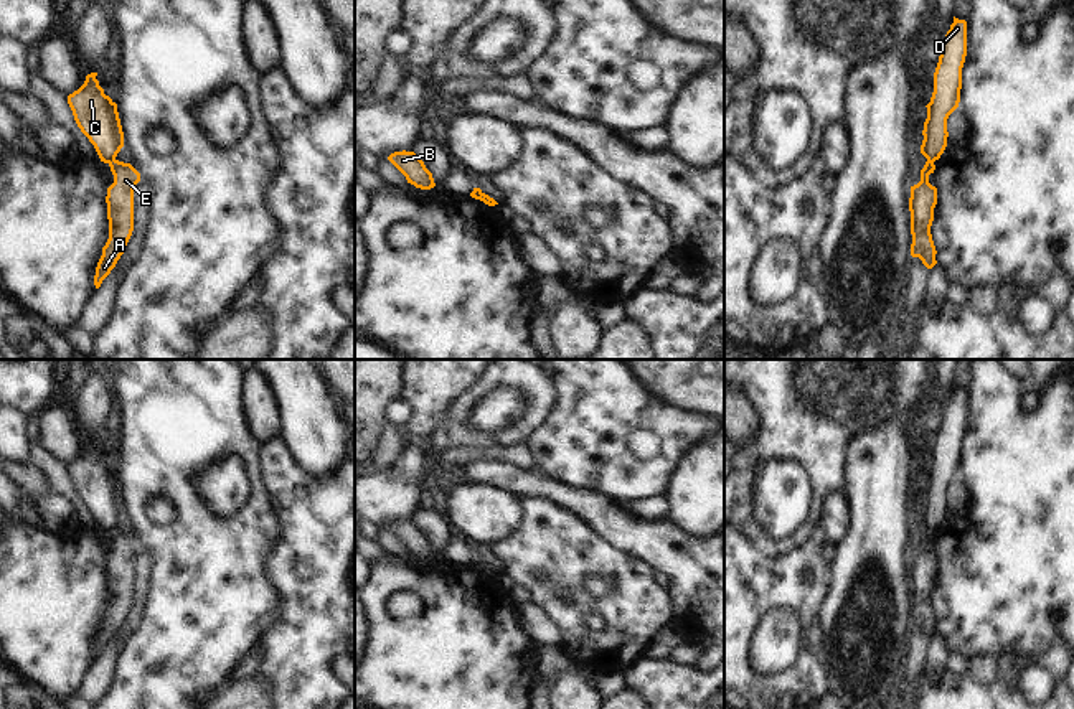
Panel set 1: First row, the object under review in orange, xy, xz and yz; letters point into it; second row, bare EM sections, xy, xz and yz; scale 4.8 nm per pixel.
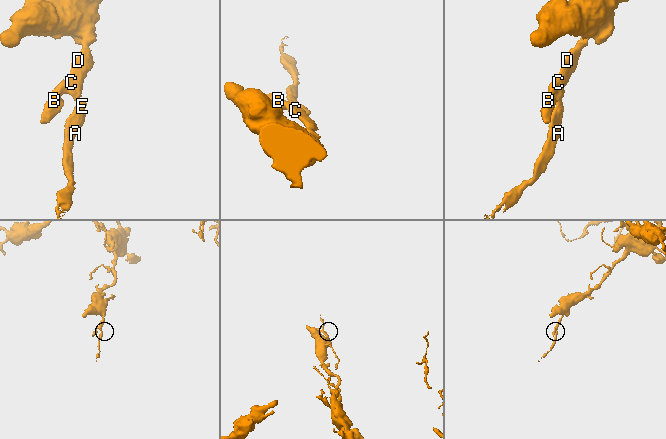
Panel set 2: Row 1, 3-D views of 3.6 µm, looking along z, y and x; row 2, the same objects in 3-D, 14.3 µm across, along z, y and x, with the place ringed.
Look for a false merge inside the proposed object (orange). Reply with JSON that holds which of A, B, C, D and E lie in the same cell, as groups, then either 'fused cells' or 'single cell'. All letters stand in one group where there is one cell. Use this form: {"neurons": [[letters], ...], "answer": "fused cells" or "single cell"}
{"neurons": [["A", "E"], ["B", "C", "D"]], "answer": "fused cells"}

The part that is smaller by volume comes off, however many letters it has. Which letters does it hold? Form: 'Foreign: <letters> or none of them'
Foreign: A, E

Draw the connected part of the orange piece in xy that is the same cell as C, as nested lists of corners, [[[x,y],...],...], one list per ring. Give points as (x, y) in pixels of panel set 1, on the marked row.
[[[97,73],[87,74],[84,84],[68,96],[68,104],[101,162],[111,163],[124,147],[124,132],[117,104],[104,94],[96,76]]]

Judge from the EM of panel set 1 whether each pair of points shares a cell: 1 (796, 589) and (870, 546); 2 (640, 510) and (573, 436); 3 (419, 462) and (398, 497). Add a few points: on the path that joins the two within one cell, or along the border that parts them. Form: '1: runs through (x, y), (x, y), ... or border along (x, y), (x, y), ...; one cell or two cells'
1: border along (832, 564), (832, 586), (820, 605); two cells
2: border along (664, 495), (616, 500); two cells
3: runs through (411, 470), (401, 488); one cell

